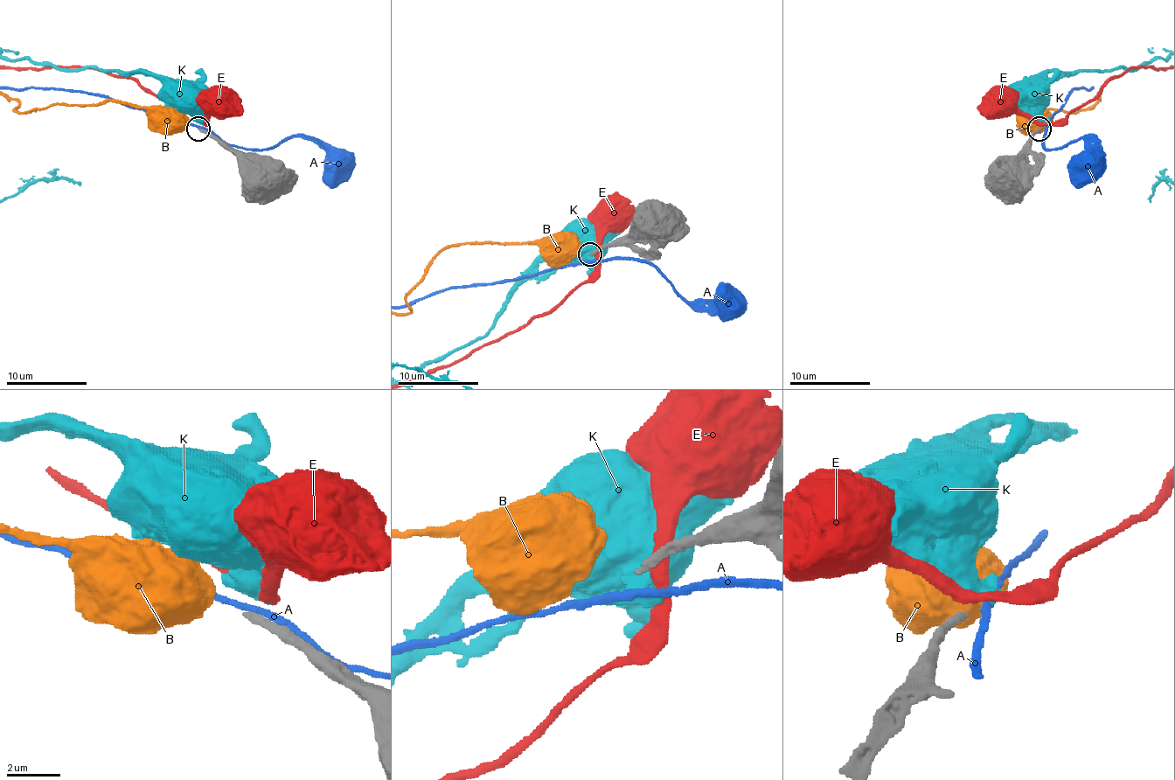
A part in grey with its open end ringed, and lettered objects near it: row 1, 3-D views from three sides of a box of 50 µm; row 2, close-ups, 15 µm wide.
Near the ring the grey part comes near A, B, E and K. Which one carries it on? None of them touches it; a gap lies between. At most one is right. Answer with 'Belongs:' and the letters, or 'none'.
Belongs: none

